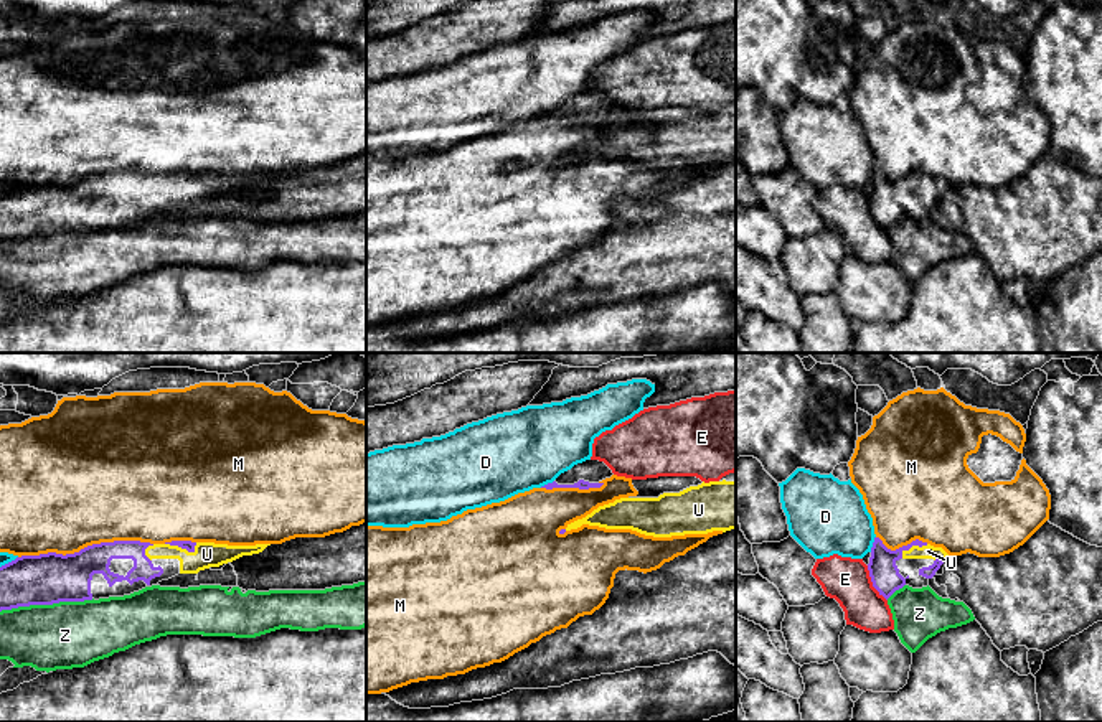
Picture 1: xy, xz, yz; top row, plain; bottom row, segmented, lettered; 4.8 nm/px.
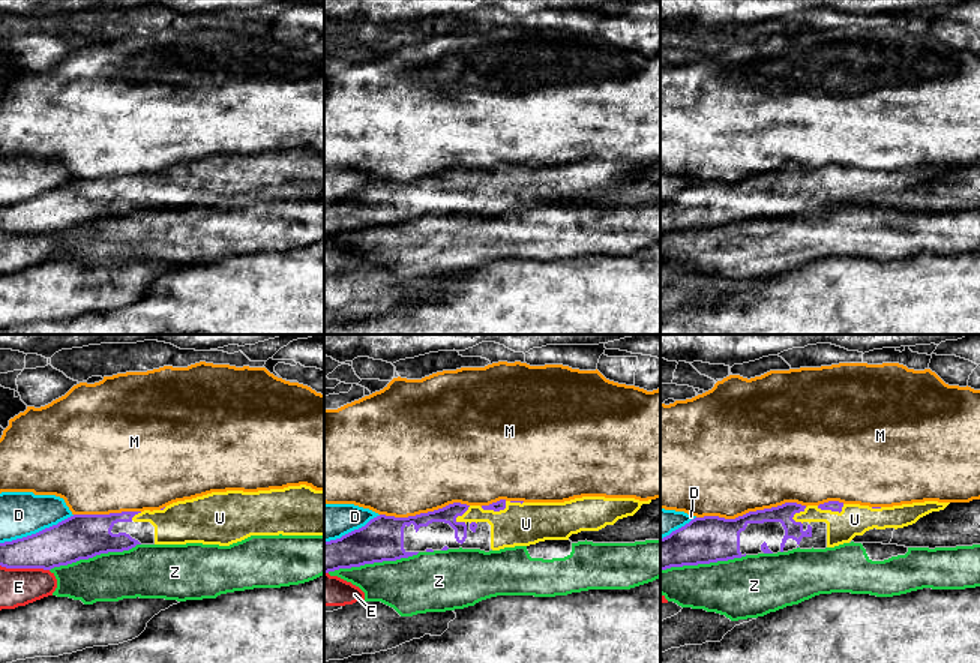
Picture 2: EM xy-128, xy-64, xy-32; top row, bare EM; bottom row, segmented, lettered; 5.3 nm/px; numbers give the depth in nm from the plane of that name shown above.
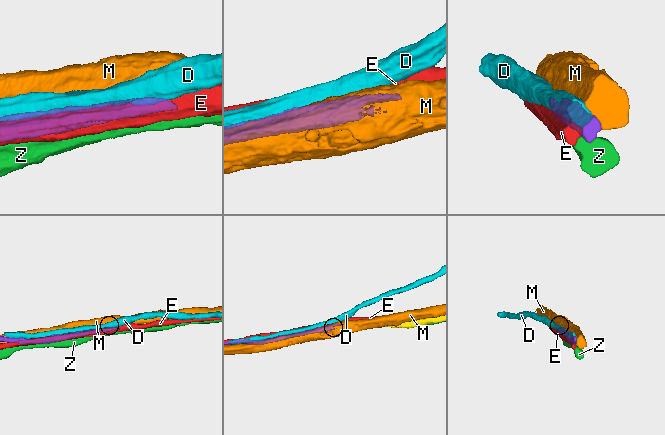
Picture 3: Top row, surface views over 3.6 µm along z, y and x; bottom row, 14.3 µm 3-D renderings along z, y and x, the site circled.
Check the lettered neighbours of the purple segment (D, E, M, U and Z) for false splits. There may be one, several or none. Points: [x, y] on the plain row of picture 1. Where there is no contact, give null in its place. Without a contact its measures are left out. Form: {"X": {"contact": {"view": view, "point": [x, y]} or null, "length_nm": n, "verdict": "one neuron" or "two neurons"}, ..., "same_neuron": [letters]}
{"D": {"contact": {"view": "yz", "point": [873, 175]}, "length_nm": 80, "verdict": "two neurons"}, "E": {"contact": {"view": "yz", "point": [873, 215]}, "length_nm": 200, "verdict": "two neurons"}, "M": {"contact": {"view": "xy", "point": [84, 178]}, "length_nm": 650, "verdict": "two neurons"}, "U": {"contact": {"view": "xy", "point": [182, 178]}, "length_nm": 160, "verdict": "one neuron"}, "Z": {"contact": {"view": "xy", "point": [47, 234]}, "length_nm": 460, "verdict": "two neurons"}, "same_neuron": ["U"]}

